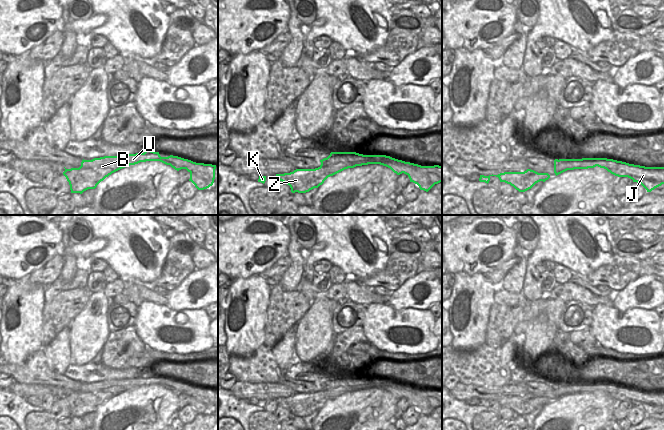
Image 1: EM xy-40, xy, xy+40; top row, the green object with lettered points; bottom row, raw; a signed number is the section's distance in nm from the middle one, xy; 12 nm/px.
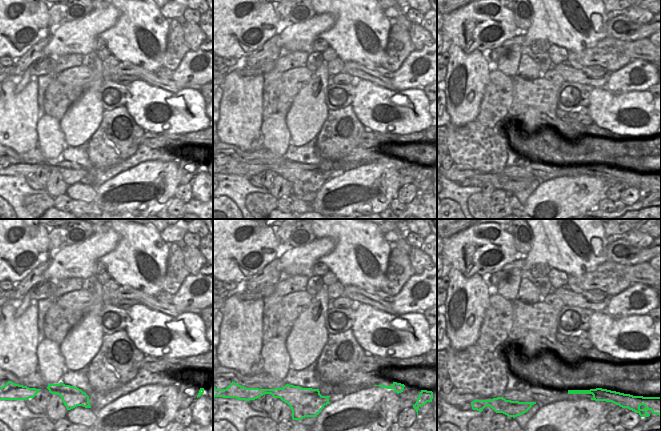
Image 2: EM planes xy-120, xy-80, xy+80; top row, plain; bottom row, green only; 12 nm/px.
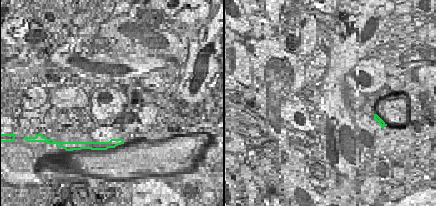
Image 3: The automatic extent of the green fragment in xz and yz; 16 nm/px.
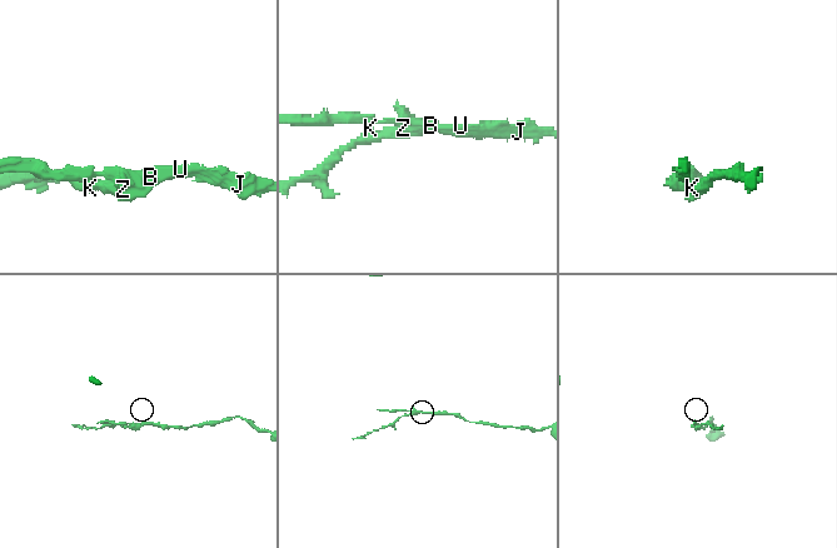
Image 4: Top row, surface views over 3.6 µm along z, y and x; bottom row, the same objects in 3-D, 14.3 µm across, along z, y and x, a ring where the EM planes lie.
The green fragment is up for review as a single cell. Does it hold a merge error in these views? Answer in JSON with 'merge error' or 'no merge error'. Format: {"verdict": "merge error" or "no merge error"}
{"verdict": "no merge error"}

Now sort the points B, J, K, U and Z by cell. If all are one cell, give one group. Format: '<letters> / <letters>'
B J K U Z

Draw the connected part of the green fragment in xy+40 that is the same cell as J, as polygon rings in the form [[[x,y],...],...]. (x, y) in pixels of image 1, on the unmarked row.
[[[607,382],[555,383],[554,397],[559,399],[567,394],[594,391],[606,393],[618,401],[628,401],[641,408],[647,416],[664,408],[664,391],[645,391]]]

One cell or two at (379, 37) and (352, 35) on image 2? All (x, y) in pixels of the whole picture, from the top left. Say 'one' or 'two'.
one

